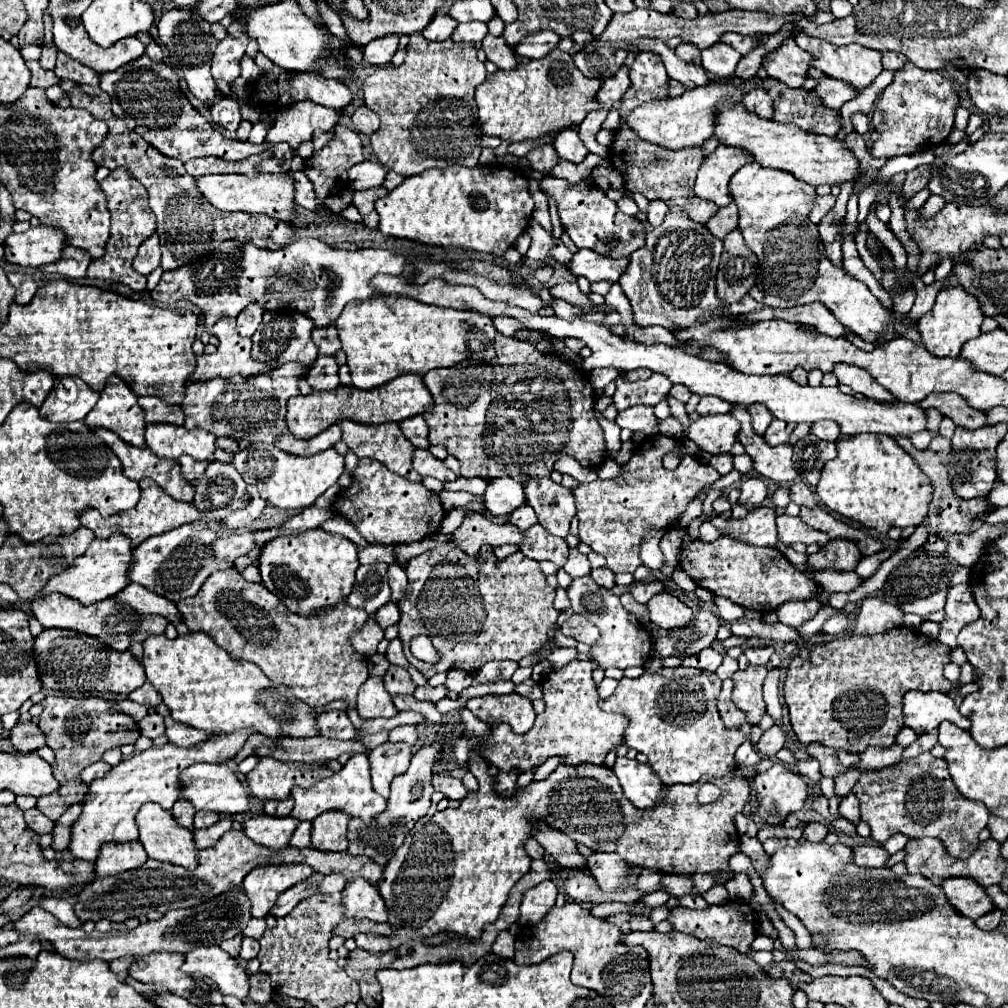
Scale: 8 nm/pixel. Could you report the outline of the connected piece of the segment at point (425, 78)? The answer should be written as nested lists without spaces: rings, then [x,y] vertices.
[[[413,33],[407,46],[406,59],[400,67],[386,65],[378,67],[364,81],[364,101],[368,97],[368,107],[378,113],[382,125],[376,133],[370,135],[372,149],[382,163],[382,167],[392,169],[404,177],[422,173],[430,167],[438,165],[438,159],[448,165],[478,165],[478,157],[482,151],[482,133],[476,117],[474,89],[484,83],[486,69],[484,63],[478,61],[474,45],[458,45],[454,41],[431,42],[421,33]]]

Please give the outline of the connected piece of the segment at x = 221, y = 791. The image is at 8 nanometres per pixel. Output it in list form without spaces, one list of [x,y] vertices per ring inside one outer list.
[[[196,763],[190,765],[188,769],[182,771],[180,781],[184,785],[182,797],[192,801],[192,805],[200,811],[214,811],[214,813],[224,813],[224,815],[236,815],[236,813],[246,813],[250,809],[250,797],[244,791],[240,779],[228,765],[210,765],[210,763]]]

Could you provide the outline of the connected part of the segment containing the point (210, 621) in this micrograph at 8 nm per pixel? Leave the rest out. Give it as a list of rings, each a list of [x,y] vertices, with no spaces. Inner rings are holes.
[[[234,569],[212,573],[196,597],[182,599],[176,607],[190,631],[210,633],[232,657],[260,665],[272,683],[290,687],[310,707],[322,705],[322,681],[326,677],[328,697],[324,705],[342,699],[350,709],[356,707],[356,677],[366,677],[368,667],[366,657],[352,647],[350,635],[364,627],[368,621],[366,611],[338,603],[336,607],[326,607],[306,617],[296,615],[264,585],[246,581]]]

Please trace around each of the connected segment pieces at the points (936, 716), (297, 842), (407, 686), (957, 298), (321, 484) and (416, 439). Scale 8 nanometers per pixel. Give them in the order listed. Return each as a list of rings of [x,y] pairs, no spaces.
[[[908,691],[902,701],[902,715],[904,715],[904,725],[914,729],[918,735],[938,729],[938,725],[944,719],[952,721],[960,729],[970,727],[968,719],[964,719],[964,715],[960,715],[952,697],[946,693]]]
[[[304,821],[298,825],[298,829],[292,833],[292,839],[290,839],[290,845],[292,847],[310,847],[312,841],[310,841],[310,831],[312,831],[312,823]]]
[[[392,665],[388,669],[388,673],[384,675],[384,685],[390,695],[412,695],[416,689],[408,671],[402,667],[396,667],[396,665]]]
[[[948,285],[946,289],[942,289],[938,293],[934,307],[924,317],[920,317],[918,331],[924,339],[924,347],[932,355],[936,355],[936,357],[958,357],[962,345],[982,333],[980,331],[982,321],[984,321],[984,313],[980,309],[980,301],[974,295],[970,295],[964,287]]]
[[[254,443],[234,453],[232,465],[244,475],[250,485],[258,487],[262,499],[266,499],[274,507],[288,511],[302,511],[304,507],[310,507],[316,497],[332,487],[344,473],[344,457],[338,455],[334,449],[316,453],[312,457],[300,457],[266,443]]]
[[[414,415],[412,419],[404,419],[404,421],[400,421],[398,425],[400,425],[402,433],[406,435],[406,439],[408,439],[414,447],[418,447],[418,449],[428,449],[428,447],[430,447],[430,445],[428,445],[428,439],[426,439],[426,435],[428,435],[428,425],[426,425],[426,421],[424,421],[422,415]]]

